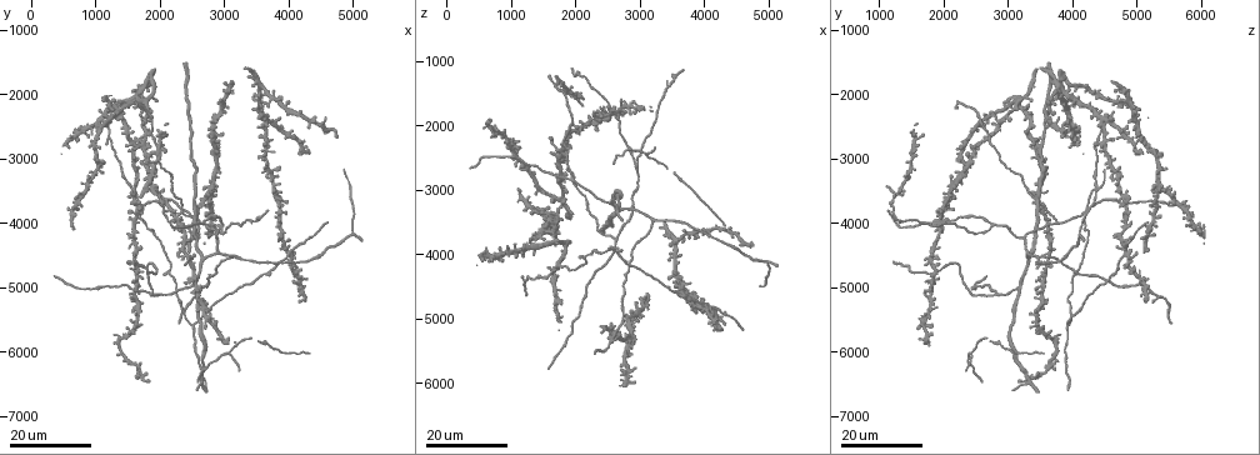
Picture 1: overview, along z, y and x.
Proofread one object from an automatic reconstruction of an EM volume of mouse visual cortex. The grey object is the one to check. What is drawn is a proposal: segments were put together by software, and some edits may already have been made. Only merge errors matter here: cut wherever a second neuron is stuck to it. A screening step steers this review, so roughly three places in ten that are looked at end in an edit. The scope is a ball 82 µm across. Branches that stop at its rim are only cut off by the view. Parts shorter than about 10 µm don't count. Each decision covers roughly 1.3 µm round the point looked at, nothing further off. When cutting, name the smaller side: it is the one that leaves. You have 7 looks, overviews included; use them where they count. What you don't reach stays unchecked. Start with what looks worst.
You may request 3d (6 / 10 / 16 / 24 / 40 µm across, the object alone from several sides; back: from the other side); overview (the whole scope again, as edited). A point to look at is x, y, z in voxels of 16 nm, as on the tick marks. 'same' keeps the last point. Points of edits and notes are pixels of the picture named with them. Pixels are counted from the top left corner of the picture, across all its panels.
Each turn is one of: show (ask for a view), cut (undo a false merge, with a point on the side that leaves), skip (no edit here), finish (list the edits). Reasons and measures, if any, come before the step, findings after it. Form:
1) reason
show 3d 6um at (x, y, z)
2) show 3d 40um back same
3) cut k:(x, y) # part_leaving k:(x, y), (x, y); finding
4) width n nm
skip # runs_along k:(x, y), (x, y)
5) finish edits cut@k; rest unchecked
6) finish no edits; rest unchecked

arms part here
show 3d 24um at (1850, 2650, 2650)

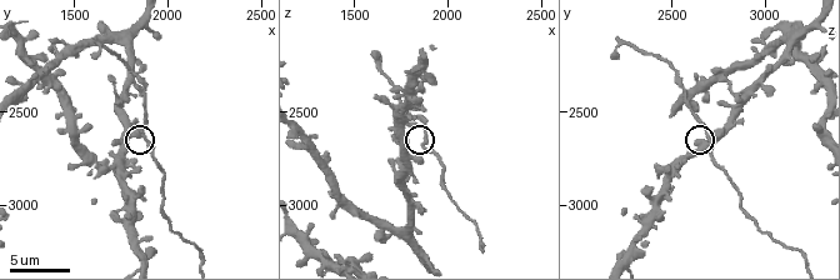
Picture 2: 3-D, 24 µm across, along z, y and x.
zoom in
show 3d 10um at (1880, 2620, 2700)

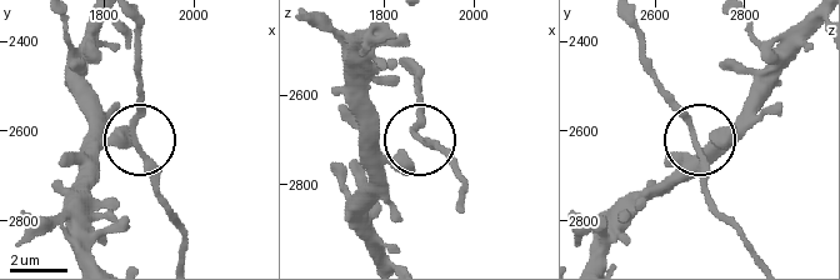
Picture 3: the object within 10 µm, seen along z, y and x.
skip # runs_along 3:(178, 254), (183, 225), (154, 190), (135, 133), (135, 78); all the same neuron

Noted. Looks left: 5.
three arms meet
show 3d 16um at (2500, 5600, 3950)

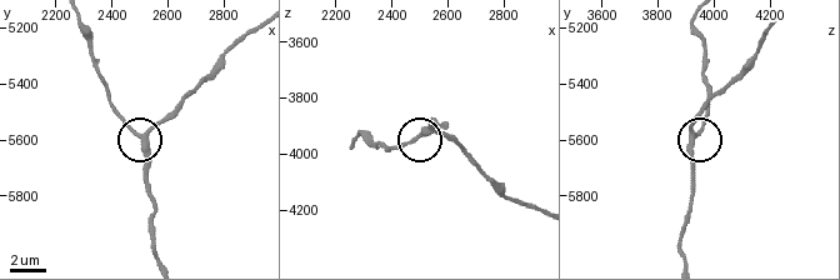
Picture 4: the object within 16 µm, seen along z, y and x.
show 3d 6um at (2510, 5600, 3920)

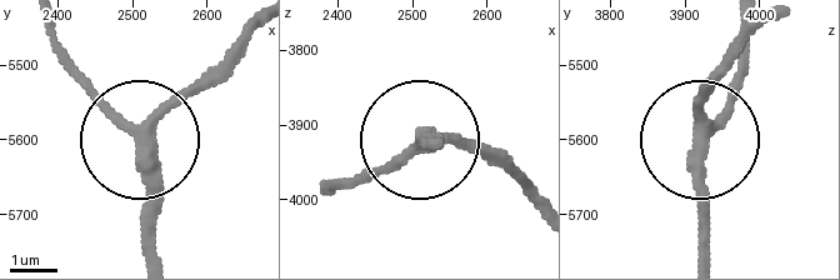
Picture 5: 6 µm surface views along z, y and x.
side_arm 18 um
skip # continuous, no second neuron

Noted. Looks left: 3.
three arms meet
show 3d 24um at (2950, 4000, 2750)

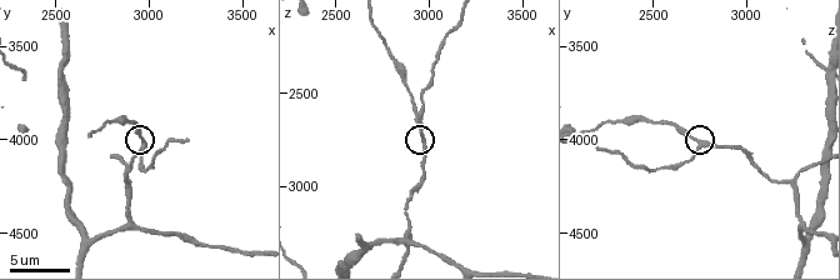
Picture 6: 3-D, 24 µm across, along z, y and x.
show 3d 6um at (2980, 4020, 2740)

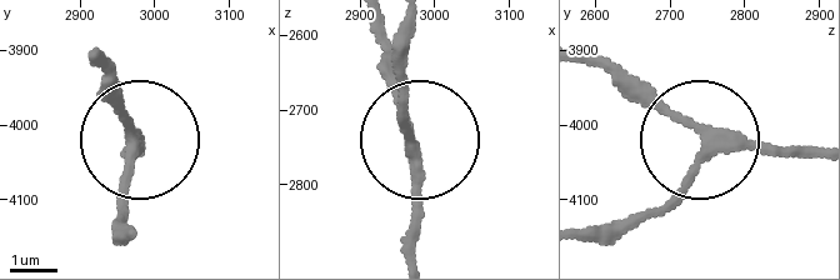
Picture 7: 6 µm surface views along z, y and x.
arms 3
skip # runs_along 7:(415, 259), (403, 84); continuous, no second neuron

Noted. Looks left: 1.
finish no edits; rest unchecked

